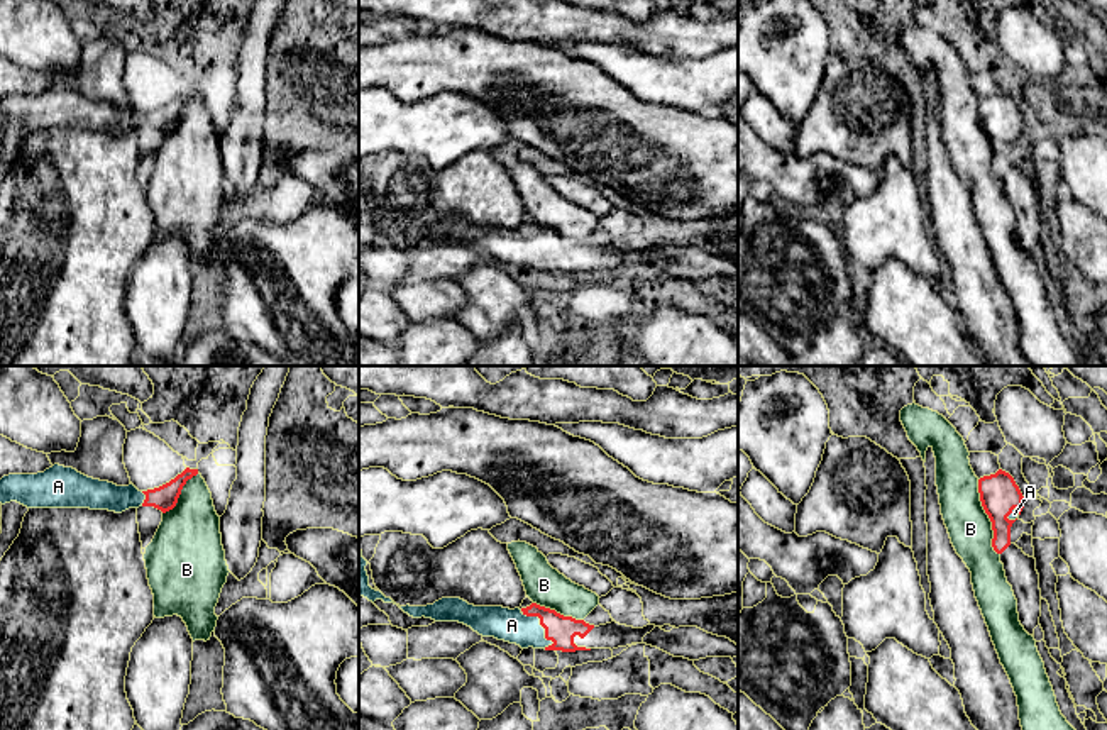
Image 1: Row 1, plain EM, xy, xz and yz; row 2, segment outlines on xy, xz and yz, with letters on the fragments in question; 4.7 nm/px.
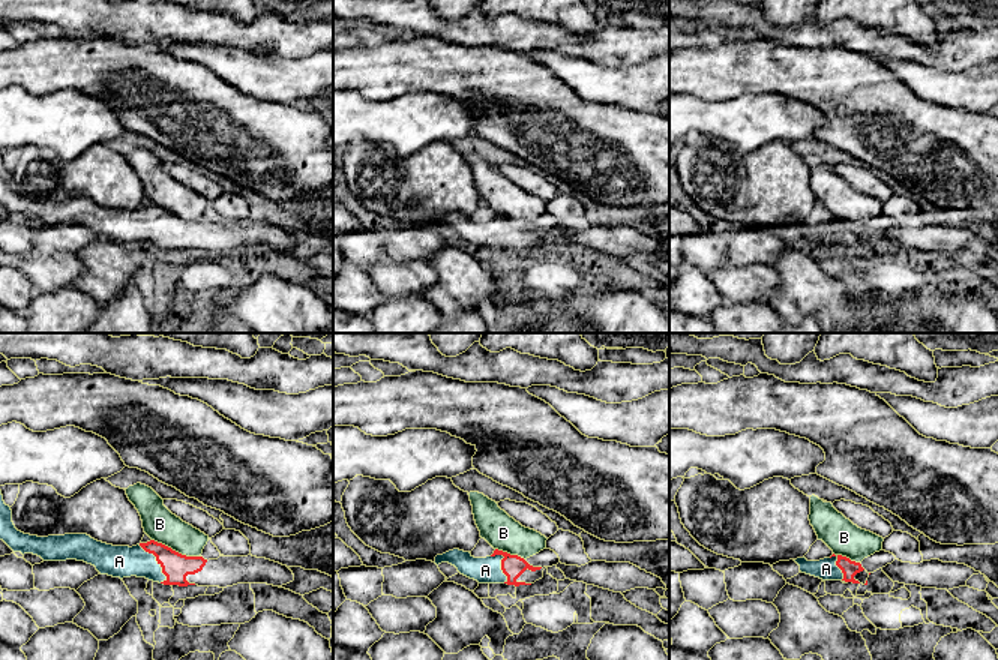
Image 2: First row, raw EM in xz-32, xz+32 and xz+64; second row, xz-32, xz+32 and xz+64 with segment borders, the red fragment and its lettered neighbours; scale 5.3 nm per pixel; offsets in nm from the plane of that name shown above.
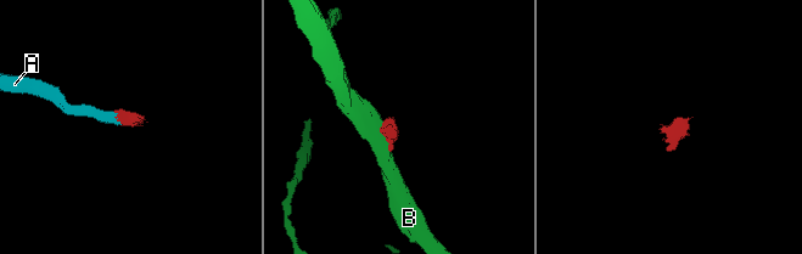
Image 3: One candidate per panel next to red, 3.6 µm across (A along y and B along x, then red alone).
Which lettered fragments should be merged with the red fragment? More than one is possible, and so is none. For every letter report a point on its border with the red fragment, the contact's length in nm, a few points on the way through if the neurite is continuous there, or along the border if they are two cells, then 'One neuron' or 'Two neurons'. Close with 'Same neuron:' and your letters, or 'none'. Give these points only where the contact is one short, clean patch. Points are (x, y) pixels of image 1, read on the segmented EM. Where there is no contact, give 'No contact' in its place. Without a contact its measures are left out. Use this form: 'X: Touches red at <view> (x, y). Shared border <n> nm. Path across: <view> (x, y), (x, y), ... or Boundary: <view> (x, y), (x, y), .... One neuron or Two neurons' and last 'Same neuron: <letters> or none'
A: Touches red at xz (540, 624). Shared border 220 nm. Path across: xz (559, 629), (540, 624), (512, 625). One neuron
B: Touches red at yz (989, 517). Shared border 380 nm. Boundary: yz (977, 480), (980, 505), (991, 522), (992, 547), (999, 554). Two neurons
Same neuron: A

